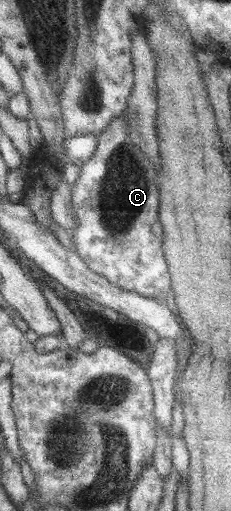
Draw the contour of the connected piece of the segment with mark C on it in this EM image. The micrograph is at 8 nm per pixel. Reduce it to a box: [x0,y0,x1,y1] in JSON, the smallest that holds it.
[71,114,172,298]

